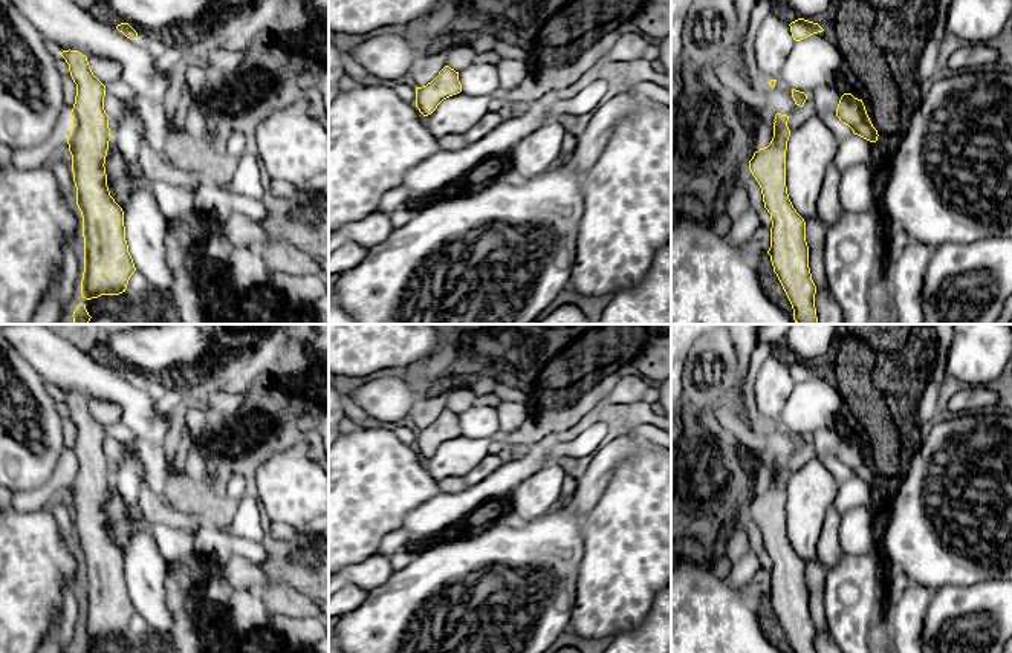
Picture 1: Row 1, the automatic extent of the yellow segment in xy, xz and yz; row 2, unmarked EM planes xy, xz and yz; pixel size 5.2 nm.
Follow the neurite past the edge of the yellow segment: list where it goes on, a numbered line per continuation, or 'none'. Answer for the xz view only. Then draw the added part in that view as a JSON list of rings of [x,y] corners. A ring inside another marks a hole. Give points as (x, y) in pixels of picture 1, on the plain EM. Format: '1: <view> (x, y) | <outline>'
none

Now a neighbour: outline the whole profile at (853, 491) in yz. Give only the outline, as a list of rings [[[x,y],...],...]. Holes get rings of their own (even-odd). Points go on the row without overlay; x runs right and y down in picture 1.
[[[858,477],[841,480],[839,491],[833,505],[842,515],[856,506],[871,505],[873,491],[874,485],[870,485]]]

